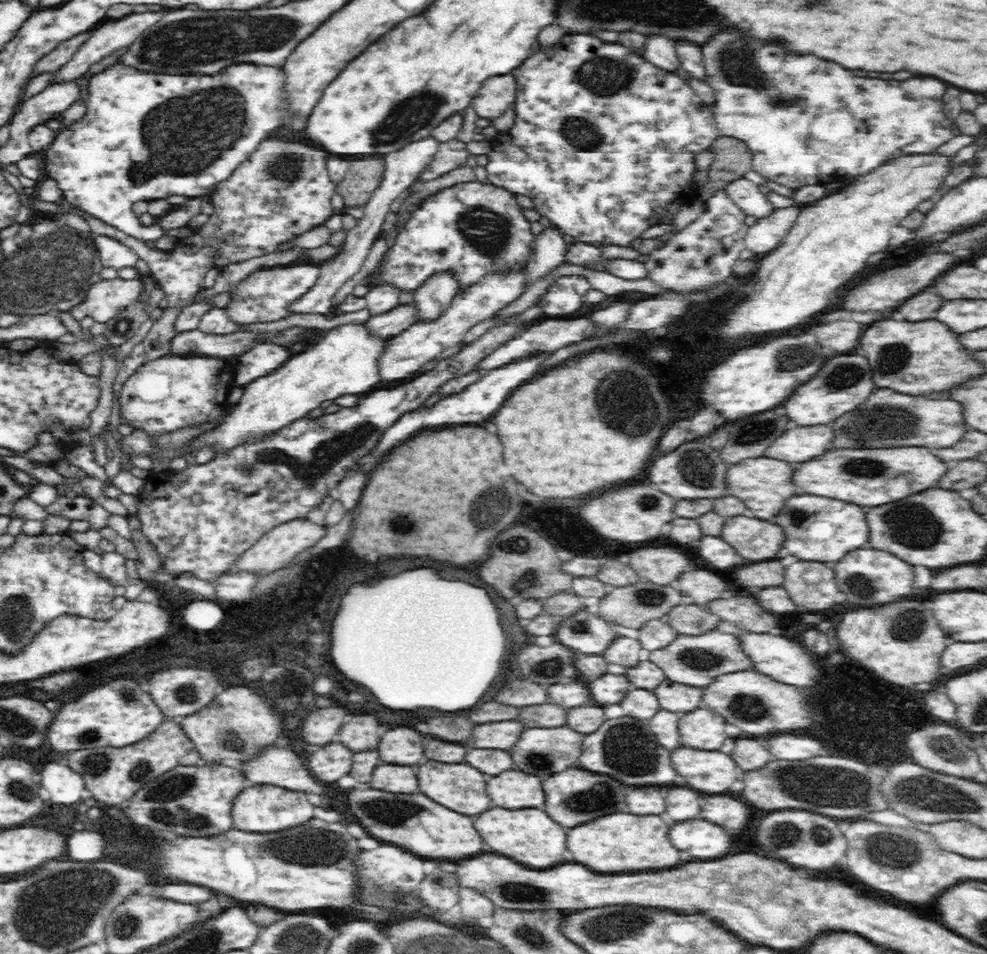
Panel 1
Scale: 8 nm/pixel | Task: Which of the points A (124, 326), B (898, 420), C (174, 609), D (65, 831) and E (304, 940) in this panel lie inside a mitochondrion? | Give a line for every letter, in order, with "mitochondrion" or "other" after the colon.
A: mitochondrion
B: mitochondrion
C: other
D: other
E: mitochondrion

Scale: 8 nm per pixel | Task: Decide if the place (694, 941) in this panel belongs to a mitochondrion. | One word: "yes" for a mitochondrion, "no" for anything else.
no

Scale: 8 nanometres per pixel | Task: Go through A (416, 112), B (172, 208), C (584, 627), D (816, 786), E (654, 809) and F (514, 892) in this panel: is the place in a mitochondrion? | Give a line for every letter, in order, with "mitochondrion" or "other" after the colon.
A: mitochondrion
B: other
C: mitochondrion
D: mitochondrion
E: other
F: mitochondrion

